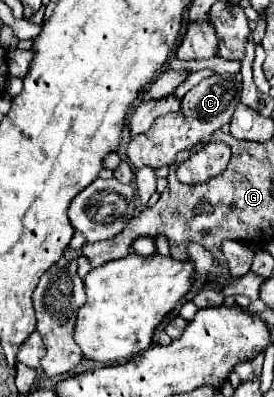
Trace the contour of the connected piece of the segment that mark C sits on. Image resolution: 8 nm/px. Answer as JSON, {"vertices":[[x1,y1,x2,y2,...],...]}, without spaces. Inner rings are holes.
{"vertices":[[212,75,202,79,196,87,192,87,186,97,180,103,180,111,178,113,168,113,160,119,156,119,156,123,142,135,136,135,128,149,128,161,132,167,140,169,144,165,148,167,164,167,164,165,172,165,176,155,184,149,192,149,196,143,200,143,202,139,208,139,212,135,212,131,222,129,222,125,230,123,230,117,236,109,236,105,240,103,240,91,242,91,242,77,238,75]]}

